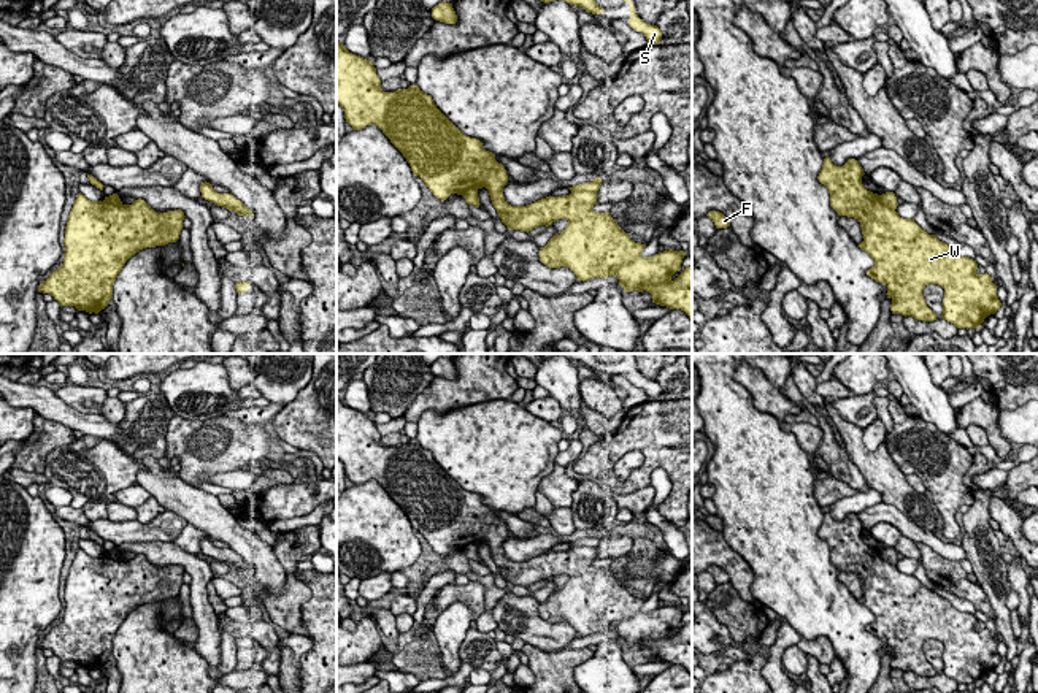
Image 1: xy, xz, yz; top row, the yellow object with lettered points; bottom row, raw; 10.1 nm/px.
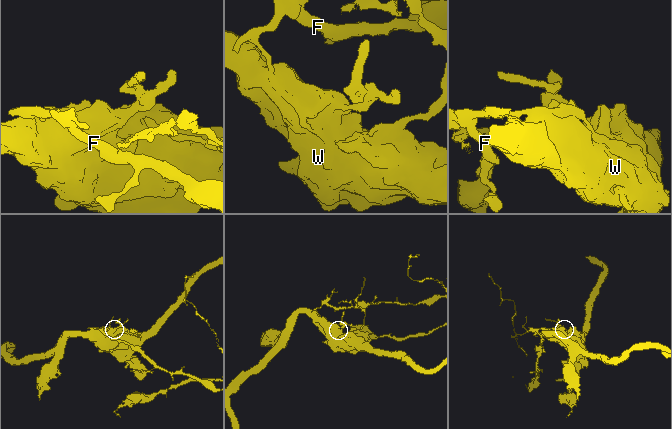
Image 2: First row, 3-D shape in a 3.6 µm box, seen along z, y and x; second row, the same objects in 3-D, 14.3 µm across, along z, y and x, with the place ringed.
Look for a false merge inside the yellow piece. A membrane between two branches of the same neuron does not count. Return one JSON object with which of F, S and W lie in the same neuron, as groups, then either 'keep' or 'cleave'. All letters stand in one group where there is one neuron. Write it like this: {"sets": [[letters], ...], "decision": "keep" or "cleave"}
{"sets": [["F"], ["S", "W"]], "decision": "cleave"}

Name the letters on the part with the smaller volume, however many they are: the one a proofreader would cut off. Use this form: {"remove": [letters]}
{"remove": ["F"]}

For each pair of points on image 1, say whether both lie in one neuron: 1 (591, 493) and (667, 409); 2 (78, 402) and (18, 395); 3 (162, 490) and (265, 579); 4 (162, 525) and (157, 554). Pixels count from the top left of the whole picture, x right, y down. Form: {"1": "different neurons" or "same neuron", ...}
{"1": "different neurons", "2": "different neurons", "3": "same neuron", "4": "different neurons"}

